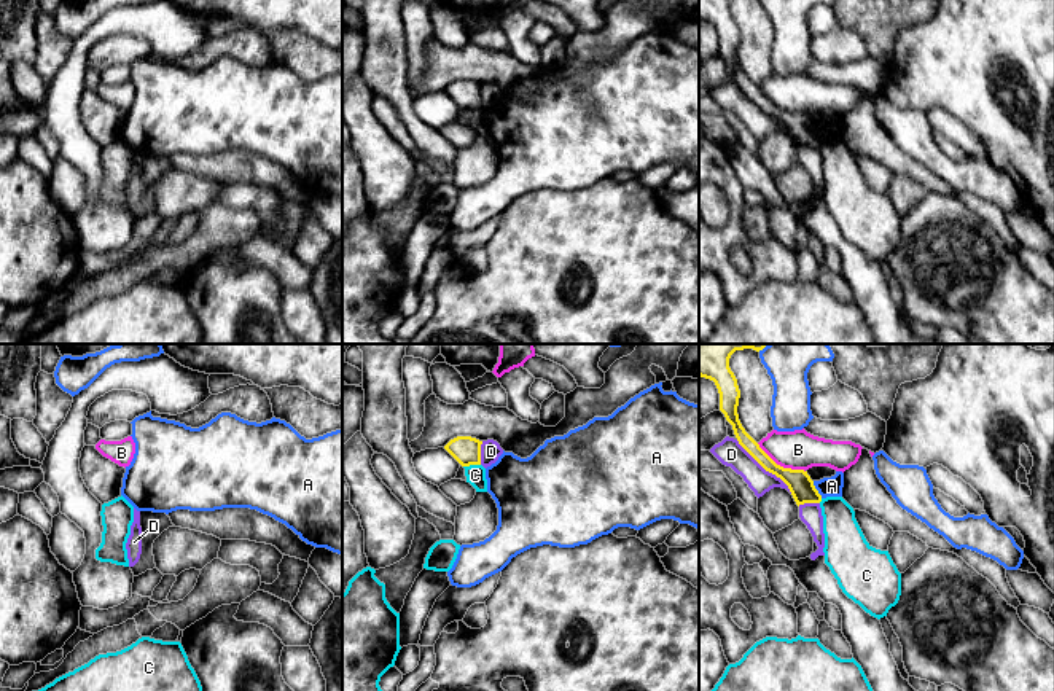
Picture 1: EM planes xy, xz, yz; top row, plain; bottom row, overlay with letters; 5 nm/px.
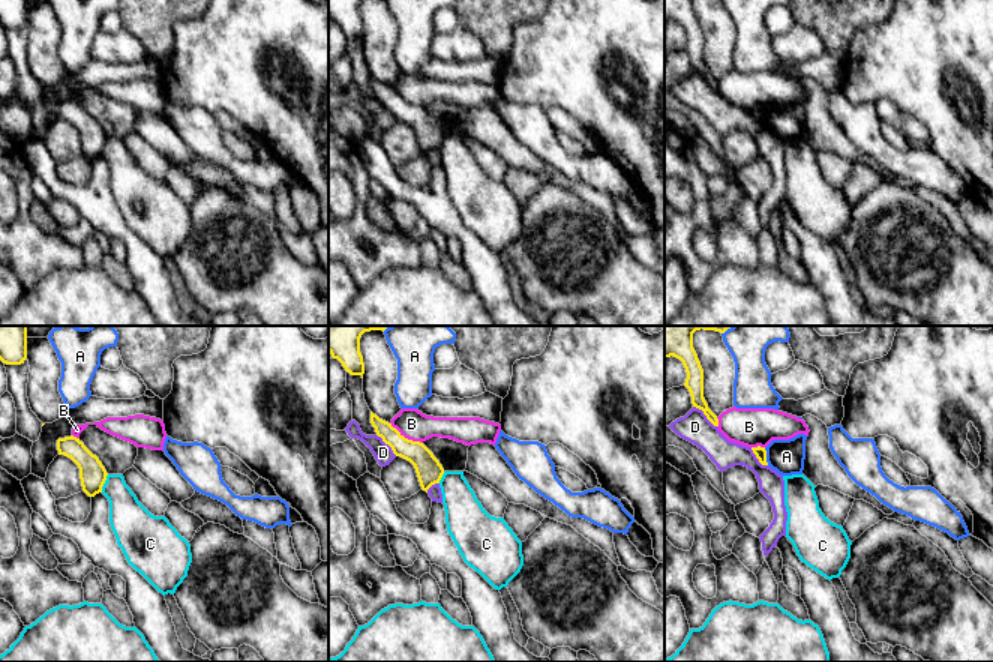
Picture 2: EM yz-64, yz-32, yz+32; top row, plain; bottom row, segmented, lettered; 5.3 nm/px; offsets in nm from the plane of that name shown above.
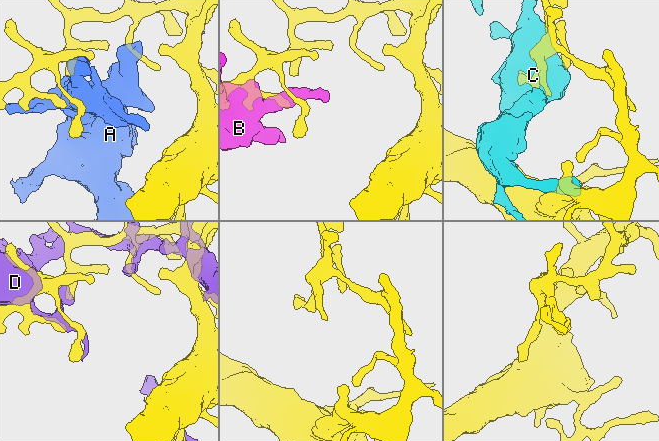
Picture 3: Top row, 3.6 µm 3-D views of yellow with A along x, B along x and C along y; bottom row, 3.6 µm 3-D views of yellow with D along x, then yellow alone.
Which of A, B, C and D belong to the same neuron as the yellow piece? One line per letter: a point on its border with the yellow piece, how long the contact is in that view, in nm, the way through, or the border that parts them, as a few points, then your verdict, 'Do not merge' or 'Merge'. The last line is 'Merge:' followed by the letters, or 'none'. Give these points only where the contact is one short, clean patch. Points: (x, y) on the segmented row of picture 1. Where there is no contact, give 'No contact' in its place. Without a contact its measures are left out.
A: Touches yellow at yz (815, 489). Shared border 100 nm. Do not merge
B: Touches yellow at yz (779, 465). Shared border 280 nm. Do not merge
C: Touches yellow at xz (472, 464). Shared border 90 nm. Do not merge
D: Touches yellow at yz (765, 468). Shared border 400 nm. Do not merge
Merge: none

